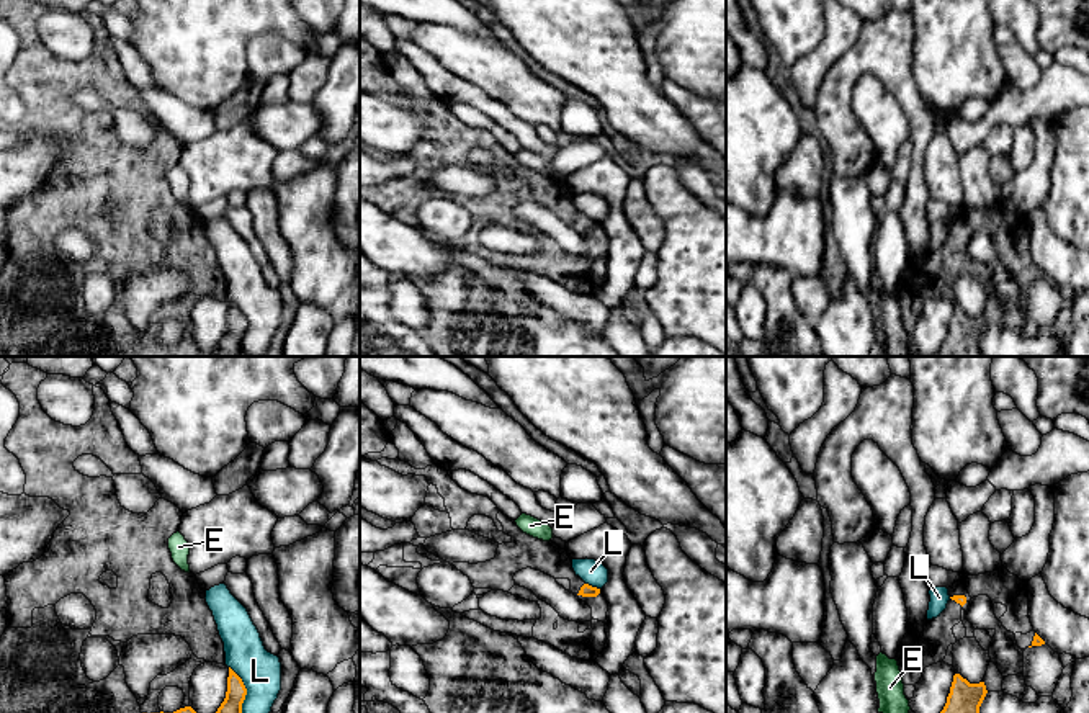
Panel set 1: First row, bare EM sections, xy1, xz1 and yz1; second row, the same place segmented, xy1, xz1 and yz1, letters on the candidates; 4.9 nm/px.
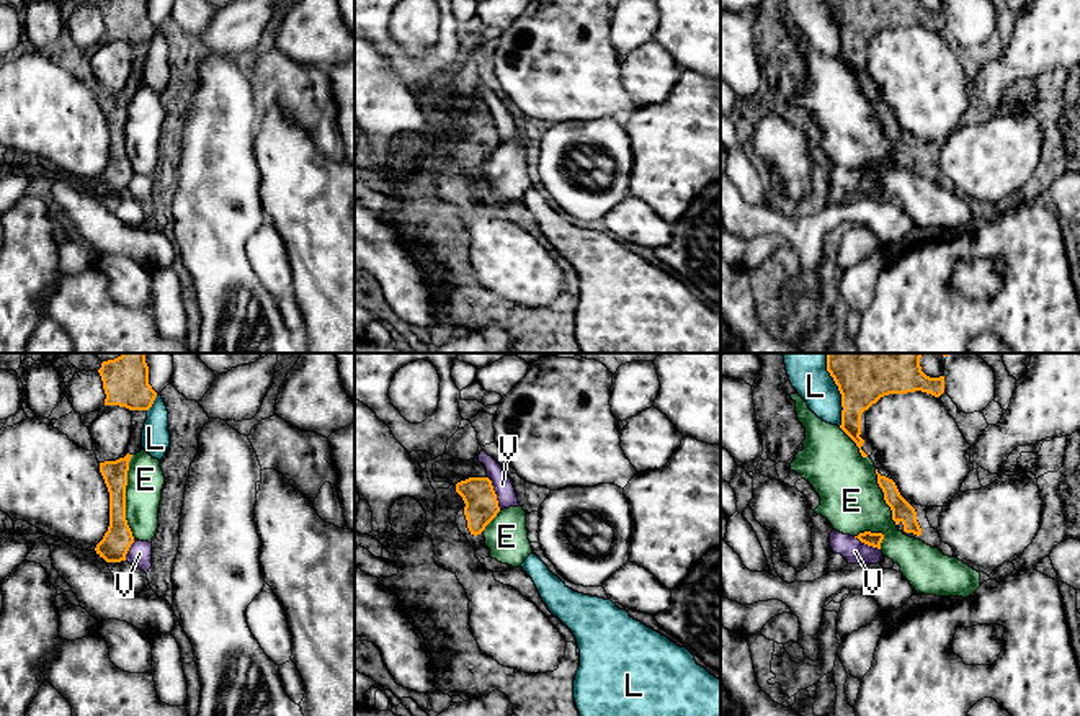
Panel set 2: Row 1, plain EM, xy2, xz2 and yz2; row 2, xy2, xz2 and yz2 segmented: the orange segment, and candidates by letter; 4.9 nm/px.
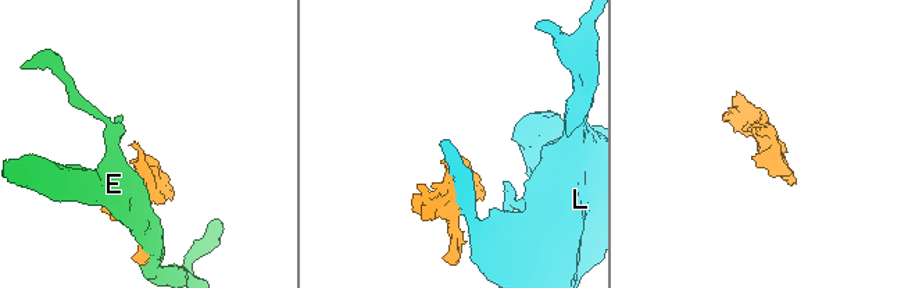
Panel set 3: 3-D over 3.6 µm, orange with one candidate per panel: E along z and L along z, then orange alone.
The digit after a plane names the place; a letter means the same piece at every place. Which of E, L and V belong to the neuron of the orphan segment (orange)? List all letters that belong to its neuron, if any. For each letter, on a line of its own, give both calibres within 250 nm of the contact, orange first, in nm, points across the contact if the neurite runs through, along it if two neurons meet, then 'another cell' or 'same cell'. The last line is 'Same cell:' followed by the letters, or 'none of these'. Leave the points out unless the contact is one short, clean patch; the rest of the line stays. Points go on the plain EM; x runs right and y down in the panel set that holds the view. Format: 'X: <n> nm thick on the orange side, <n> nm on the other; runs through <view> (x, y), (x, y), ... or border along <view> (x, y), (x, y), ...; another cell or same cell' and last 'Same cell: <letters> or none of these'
E: 140 nm thick on the orange side, 180 nm on the other; another cell
L: 200 nm thick on the orange side, 180 nm on the other; another cell
V: 160 nm thick on the orange side, 100 nm on the other; border along xz2 (487, 110), (500, 143); another cell
Same cell: none of these

